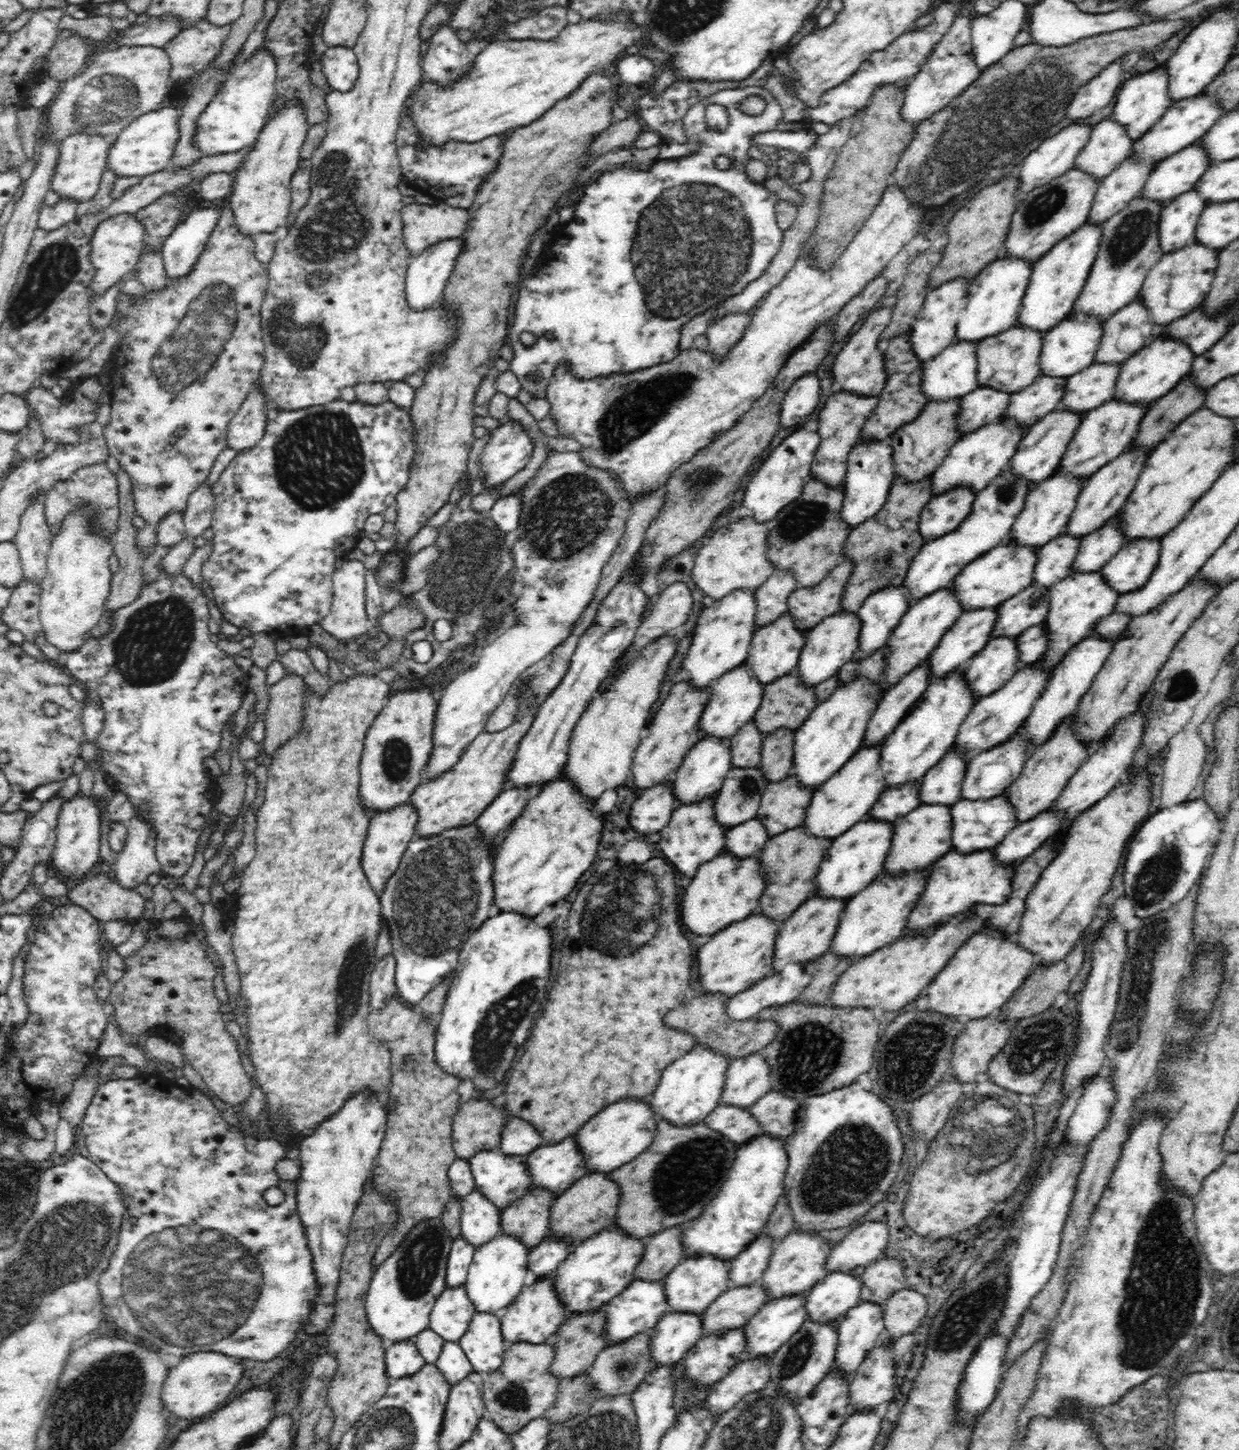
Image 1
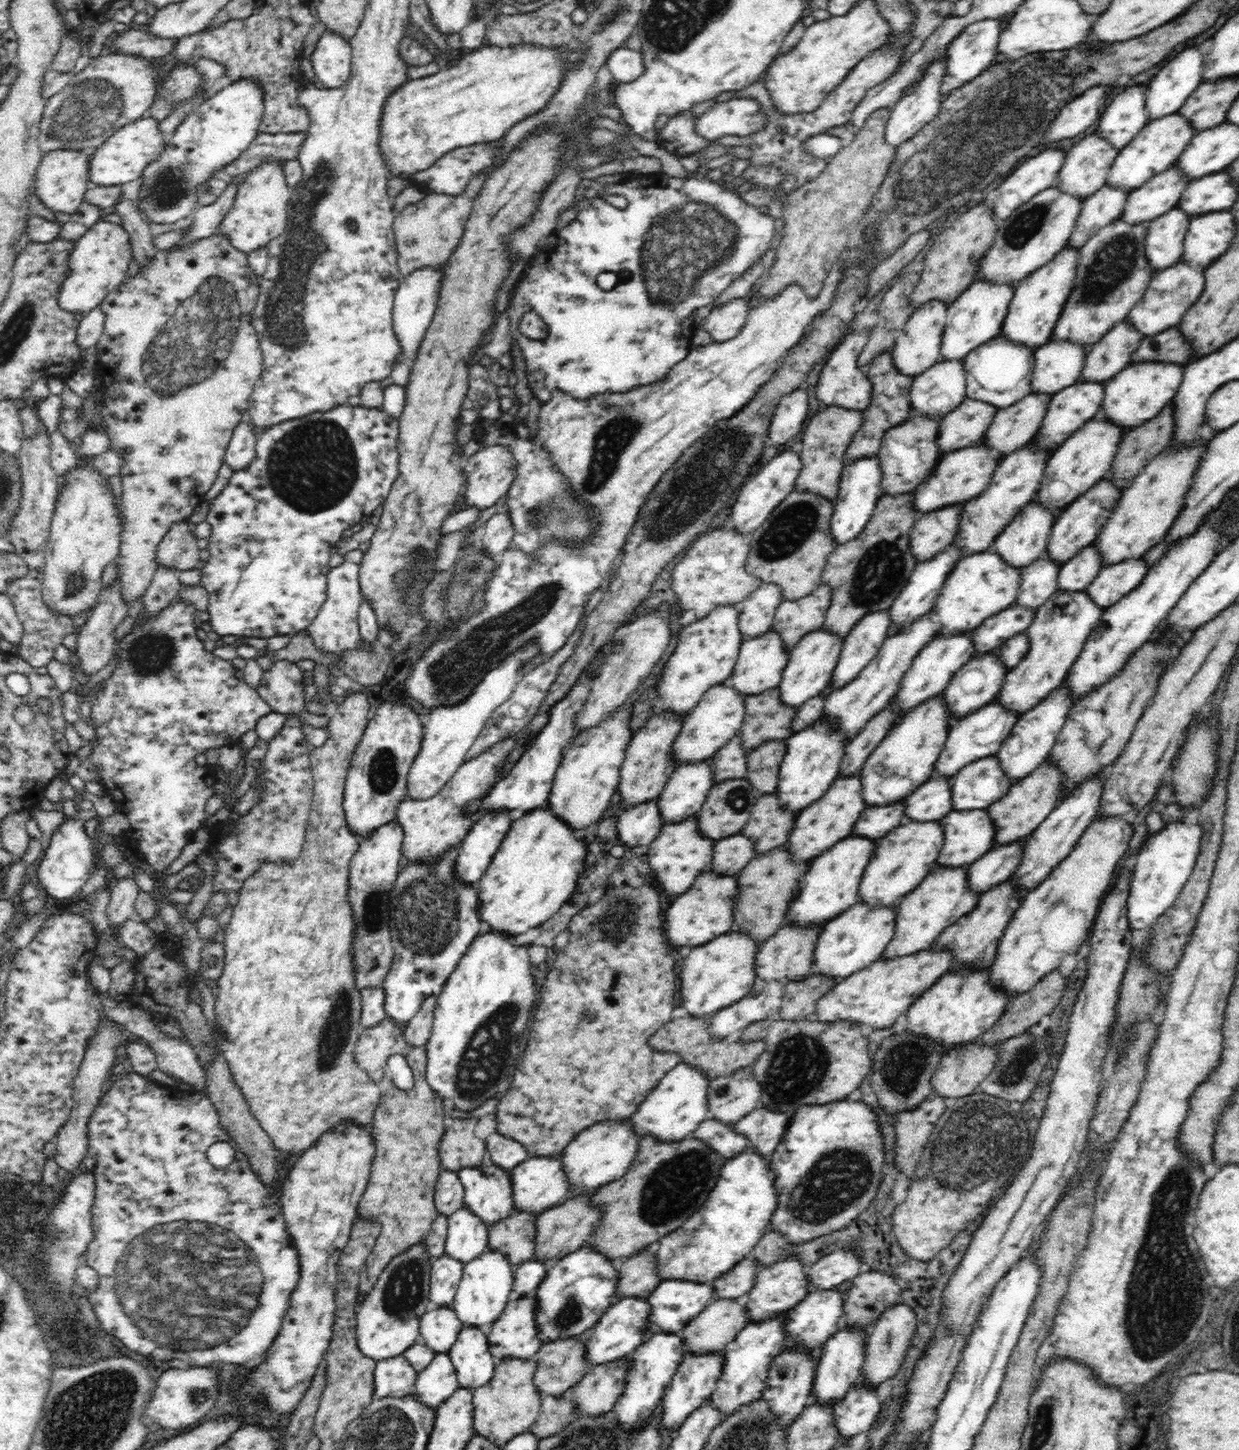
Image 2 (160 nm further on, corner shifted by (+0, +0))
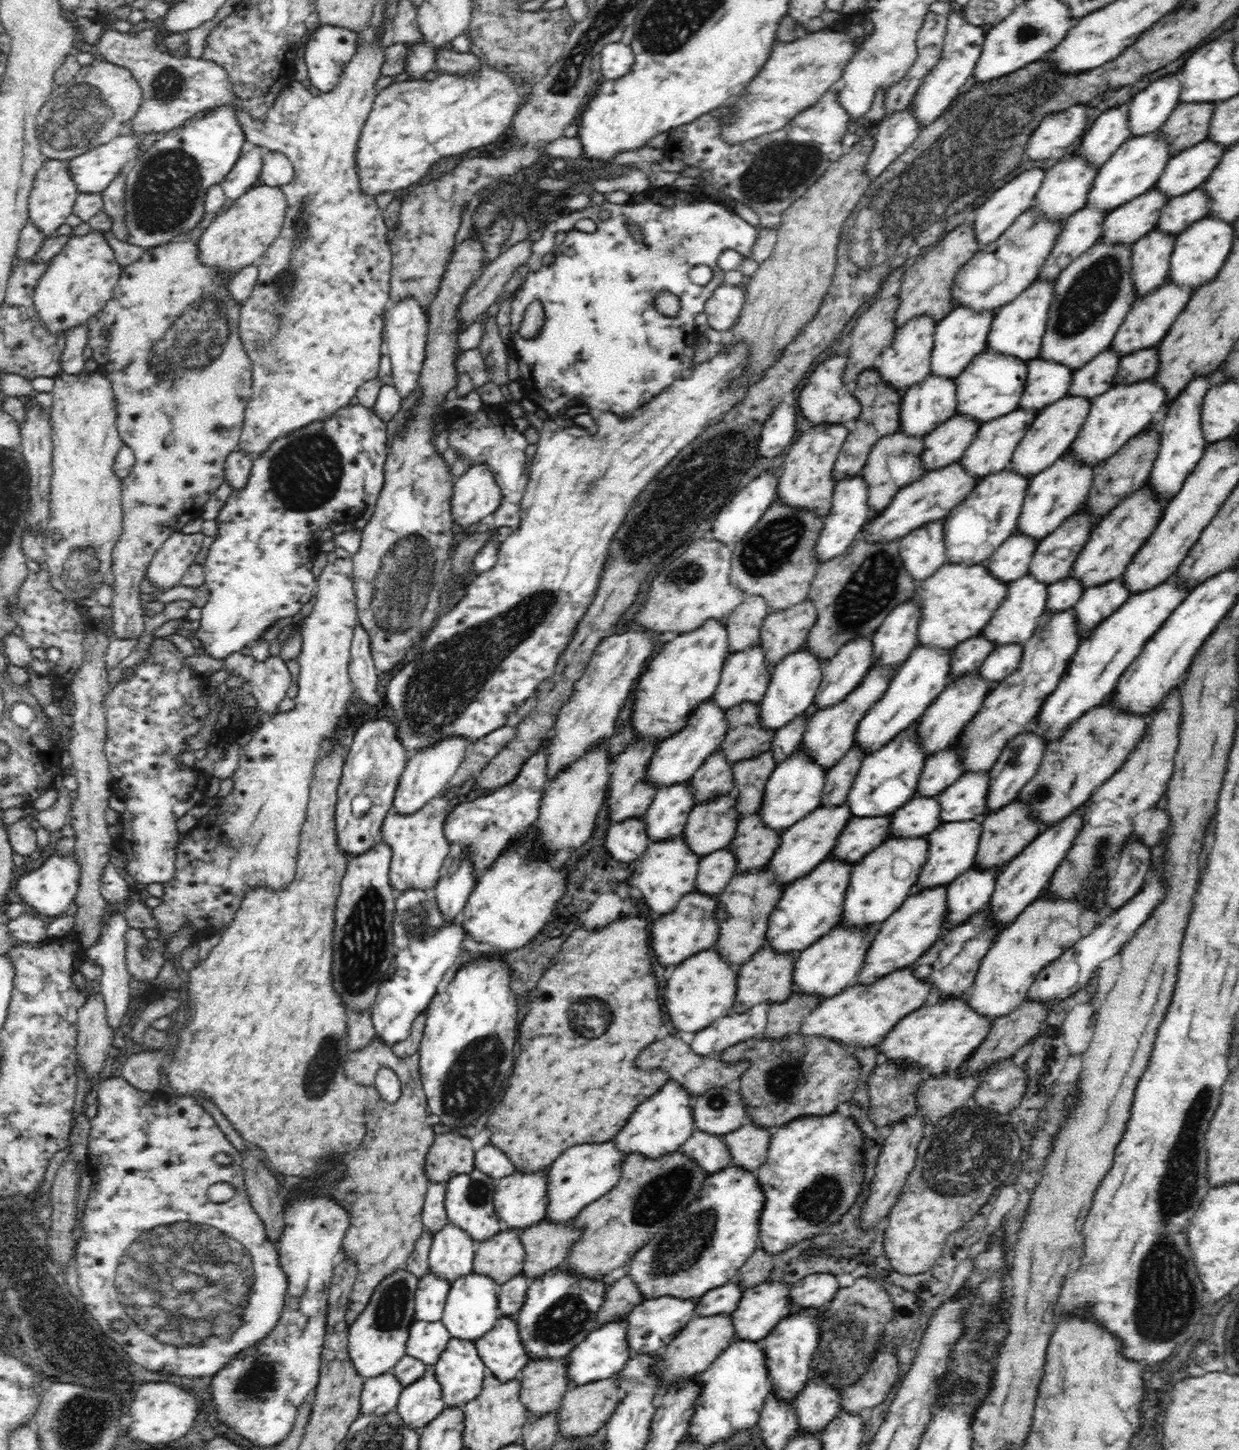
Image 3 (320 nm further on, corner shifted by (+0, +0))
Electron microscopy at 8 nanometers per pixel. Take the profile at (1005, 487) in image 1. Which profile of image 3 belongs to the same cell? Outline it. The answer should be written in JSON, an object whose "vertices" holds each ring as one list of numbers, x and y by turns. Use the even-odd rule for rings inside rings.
{"vertices":[[915,595,908,599,894,608,871,636,873,662,882,663,891,674,897,672,919,644,917,630,922,611]]}

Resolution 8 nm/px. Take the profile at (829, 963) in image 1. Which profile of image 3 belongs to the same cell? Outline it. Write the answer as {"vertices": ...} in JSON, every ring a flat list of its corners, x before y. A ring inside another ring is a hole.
{"vertices":[[792,994,788,1000,784,1002,774,1002,770,1005,770,1010,768,1010,768,1022,763,1034,767,1034,768,1038,781,1039,786,1038,788,1034,796,1034,800,1027,802,1027,804,1018,808,1014,812,1013,820,1004,822,998,817,994]]}

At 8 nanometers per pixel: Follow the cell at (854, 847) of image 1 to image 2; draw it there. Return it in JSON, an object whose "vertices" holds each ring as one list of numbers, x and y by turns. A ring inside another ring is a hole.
{"vertices":[[849,835,811,861,803,880,794,890,794,900,790,904,786,923,793,926,822,926,854,906,859,901,859,882,875,852,876,844,876,839]]}

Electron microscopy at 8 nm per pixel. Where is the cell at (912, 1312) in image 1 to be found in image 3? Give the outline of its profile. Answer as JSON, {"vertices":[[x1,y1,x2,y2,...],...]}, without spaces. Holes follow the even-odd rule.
{"vertices":[[882,1342,876,1348,876,1356,864,1374,850,1386,840,1390,841,1410,848,1414,858,1414,864,1408,878,1406,890,1392,890,1388,898,1380,896,1354,888,1352,888,1347]]}

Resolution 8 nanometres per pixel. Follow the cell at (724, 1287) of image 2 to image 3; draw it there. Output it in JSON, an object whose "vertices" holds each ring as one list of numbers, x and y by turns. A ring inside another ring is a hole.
{"vertices":[[729,1281,718,1288,709,1290,697,1300,695,1314,700,1317,734,1312,744,1289,746,1288,738,1286,736,1282]]}

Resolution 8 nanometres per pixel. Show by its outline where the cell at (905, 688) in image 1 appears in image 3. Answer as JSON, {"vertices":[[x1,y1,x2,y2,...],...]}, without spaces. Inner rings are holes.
{"vertices":[[854,744,846,755,828,769,821,794,821,806,840,806,847,802,852,783,865,756,864,749]]}

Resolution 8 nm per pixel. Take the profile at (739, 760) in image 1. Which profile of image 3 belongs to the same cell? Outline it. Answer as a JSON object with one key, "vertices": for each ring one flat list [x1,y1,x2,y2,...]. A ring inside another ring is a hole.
{"vertices":[[722,752,710,755,689,780,696,805,704,804,733,792,732,762,728,762]]}

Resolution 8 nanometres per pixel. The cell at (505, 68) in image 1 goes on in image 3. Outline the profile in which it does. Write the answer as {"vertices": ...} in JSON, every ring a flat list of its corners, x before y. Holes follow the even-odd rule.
{"vertices":[[481,64,476,72,442,72,442,76,432,82,410,79,383,88,376,95,371,113,357,140,356,168,362,192,368,196,378,196,388,191,398,192,418,182,440,158,460,155,484,144,493,144,510,127,515,114,527,101,532,85,517,80,510,72]]}

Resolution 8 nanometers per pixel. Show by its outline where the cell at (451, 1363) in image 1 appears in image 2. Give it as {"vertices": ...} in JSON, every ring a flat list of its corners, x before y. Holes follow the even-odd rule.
{"vertices":[[440,1352,424,1370,418,1372,413,1390,424,1406,437,1409,458,1390,458,1383,450,1357,446,1352]]}

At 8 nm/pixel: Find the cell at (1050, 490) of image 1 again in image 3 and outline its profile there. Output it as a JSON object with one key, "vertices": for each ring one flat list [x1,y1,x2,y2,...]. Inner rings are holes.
{"vertices":[[1014,532,987,558,986,566,996,578,1008,584,1014,582,1029,572,1028,567,1038,544,1036,539]]}

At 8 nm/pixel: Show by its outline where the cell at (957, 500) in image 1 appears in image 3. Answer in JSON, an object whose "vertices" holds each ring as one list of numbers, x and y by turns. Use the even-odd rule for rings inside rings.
{"vertices":[[945,519,928,522,900,539,899,555,908,574,918,583,932,576,947,563,945,553]]}

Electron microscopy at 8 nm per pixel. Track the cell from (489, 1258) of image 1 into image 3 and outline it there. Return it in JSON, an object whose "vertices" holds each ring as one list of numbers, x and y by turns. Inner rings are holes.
{"vertices":[[470,1272,451,1284,441,1320,447,1327,451,1338,464,1338,477,1341,494,1328,501,1317,498,1299,498,1284,490,1275]]}

